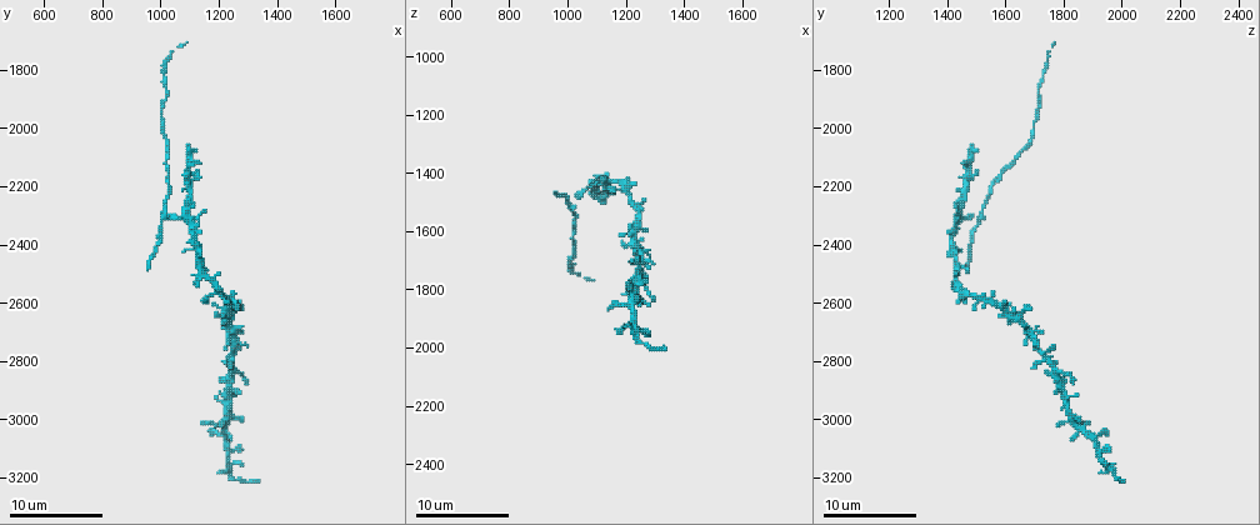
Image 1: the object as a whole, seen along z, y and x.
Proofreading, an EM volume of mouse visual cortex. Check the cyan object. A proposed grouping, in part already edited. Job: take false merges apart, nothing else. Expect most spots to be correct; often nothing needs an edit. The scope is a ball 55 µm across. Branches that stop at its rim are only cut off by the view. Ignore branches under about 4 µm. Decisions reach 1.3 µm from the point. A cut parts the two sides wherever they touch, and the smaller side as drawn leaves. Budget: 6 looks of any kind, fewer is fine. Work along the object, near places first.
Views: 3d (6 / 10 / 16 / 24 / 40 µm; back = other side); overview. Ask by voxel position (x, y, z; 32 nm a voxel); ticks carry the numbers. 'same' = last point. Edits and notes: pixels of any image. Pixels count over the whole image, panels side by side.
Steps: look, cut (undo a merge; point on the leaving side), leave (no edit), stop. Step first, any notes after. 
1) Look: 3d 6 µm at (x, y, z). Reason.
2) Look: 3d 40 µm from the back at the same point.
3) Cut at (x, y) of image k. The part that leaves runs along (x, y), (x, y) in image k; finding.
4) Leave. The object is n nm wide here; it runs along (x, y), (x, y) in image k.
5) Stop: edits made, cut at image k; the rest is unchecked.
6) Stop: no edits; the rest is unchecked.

Look: 3d 6 µm at (1250, 2710, 1690).

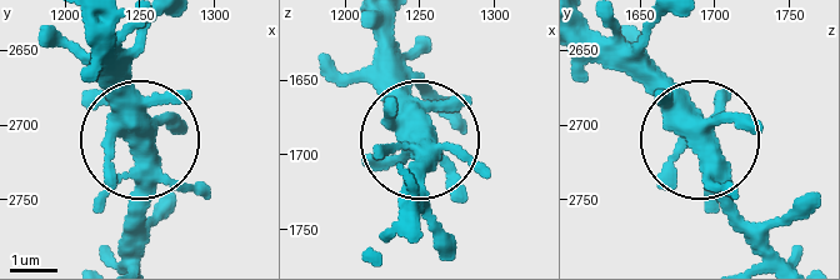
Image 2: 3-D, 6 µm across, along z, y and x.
Leave. It runs along (115, 35), (115, 106), (139, 154), (139, 234) in image 2; continuous, no second neuron.

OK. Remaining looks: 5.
Look: 3d 6 µm at (1240, 2880, 1770). Four arms meet.

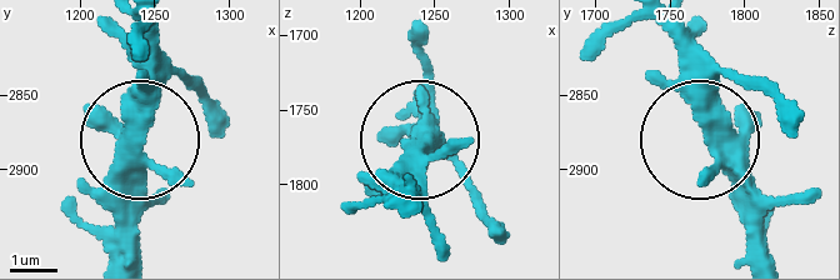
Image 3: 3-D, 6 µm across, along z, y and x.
Look: 3d 6 µm from the back at (1236, 2886, 1782). From behind.

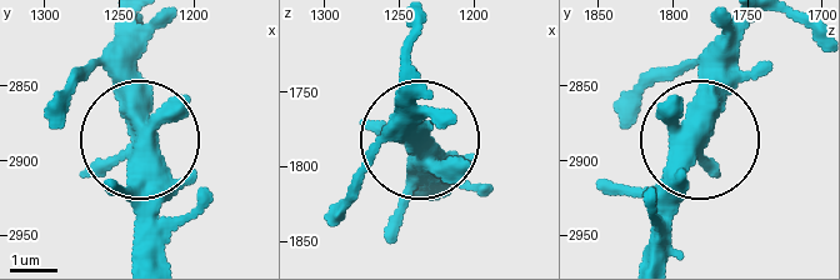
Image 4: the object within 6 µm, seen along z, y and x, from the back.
Leave. 4 arms meet here; one neuron here.

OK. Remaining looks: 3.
Look: 3d 6 µm at (1000, 1990, 1700). Calibre changes.

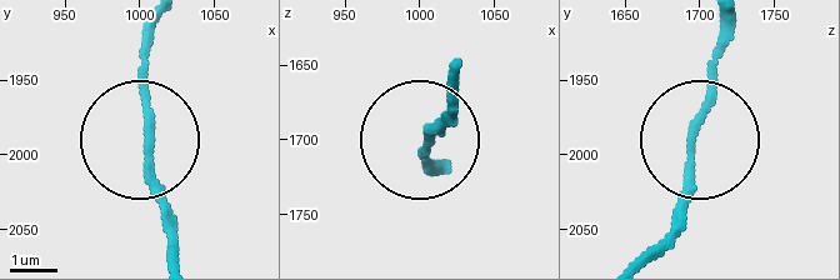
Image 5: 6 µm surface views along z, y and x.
Leave. All the same neuron.

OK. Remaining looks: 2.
Stop: no edits; the rest is unchecked.

